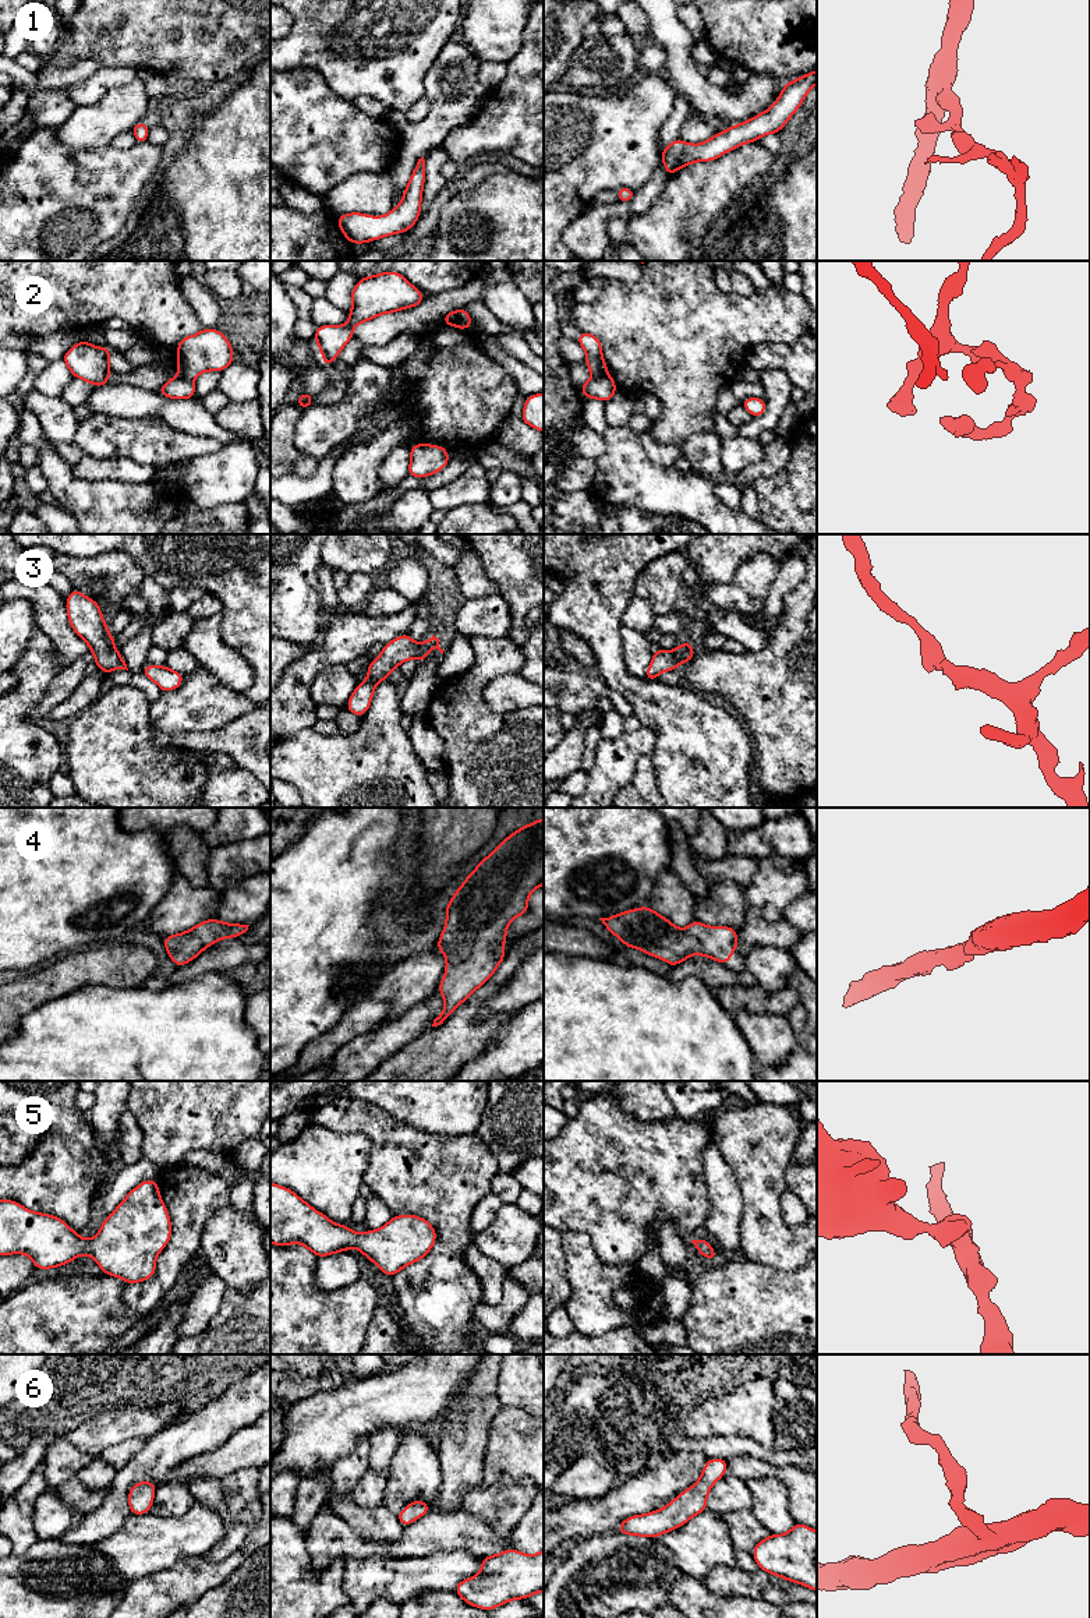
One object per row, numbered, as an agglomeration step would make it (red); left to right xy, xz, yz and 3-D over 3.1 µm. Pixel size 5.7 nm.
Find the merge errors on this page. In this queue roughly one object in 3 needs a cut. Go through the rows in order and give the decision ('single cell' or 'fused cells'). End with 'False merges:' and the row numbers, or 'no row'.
1: single cell
2: fused cells
3: single cell
4: single cell
5: single cell
6: single cell
False merges: 2

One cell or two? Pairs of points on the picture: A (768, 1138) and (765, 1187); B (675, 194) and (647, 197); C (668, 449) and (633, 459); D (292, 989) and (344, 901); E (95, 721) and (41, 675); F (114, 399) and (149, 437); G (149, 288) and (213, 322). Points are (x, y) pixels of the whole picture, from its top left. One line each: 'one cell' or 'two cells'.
A: one cell
B: two cells
C: two cells
D: one cell
E: two cells
F: two cells
G: two cells

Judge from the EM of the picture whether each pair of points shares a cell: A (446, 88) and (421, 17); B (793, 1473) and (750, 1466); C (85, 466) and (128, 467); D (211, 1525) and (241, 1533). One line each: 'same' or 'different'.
A: different
B: same
C: same
D: different

